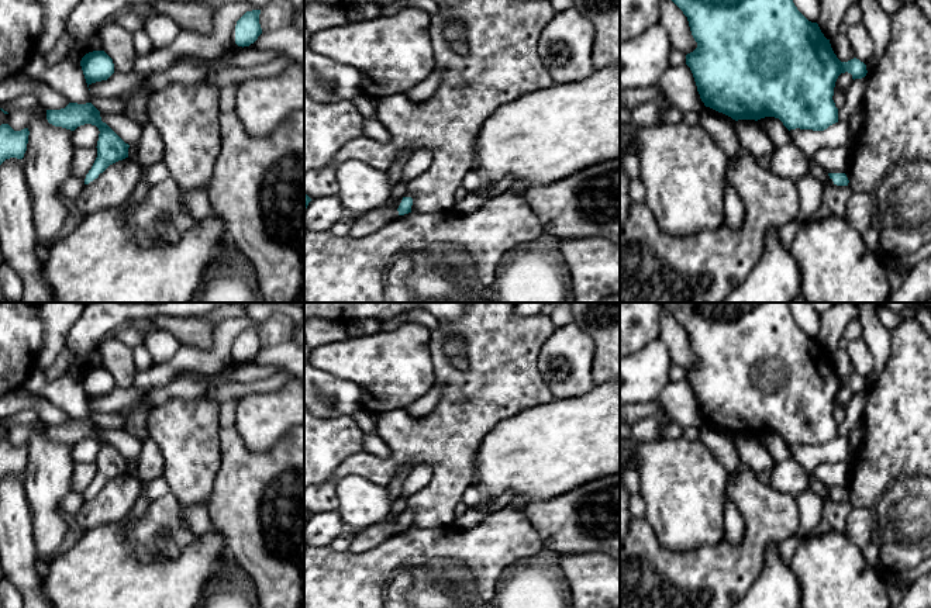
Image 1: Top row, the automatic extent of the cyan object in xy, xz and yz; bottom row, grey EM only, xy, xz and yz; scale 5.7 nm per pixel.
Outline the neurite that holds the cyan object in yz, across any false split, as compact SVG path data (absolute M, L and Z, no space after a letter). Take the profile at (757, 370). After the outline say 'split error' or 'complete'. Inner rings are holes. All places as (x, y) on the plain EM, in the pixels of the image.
M661 303L662 310L670 314L687 332L689 342L697 363L686 370L686 380L690 383L697 407L706 422L723 428L732 435L761 435L765 432L779 433L783 441L790 445L813 445L824 446L830 441L838 438L838 424L832 415L834 403L841 388L851 388L852 394L862 394L866 391L866 380L854 373L848 377L841 377L834 369L830 355L824 352L817 338L808 336L794 321L789 303Z; complete

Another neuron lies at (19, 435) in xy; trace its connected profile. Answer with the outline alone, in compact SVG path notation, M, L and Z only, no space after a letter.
M38 418L31 424L20 424L20 425L14 425L14 426L8 428L8 441L14 446L21 446L21 445L27 443L32 428L39 425L41 422L42 421Z

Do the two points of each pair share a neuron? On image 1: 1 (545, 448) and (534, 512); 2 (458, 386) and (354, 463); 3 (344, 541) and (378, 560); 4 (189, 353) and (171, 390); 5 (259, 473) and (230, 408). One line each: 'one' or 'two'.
1: two
2: one
3: two
4: two
5: one

